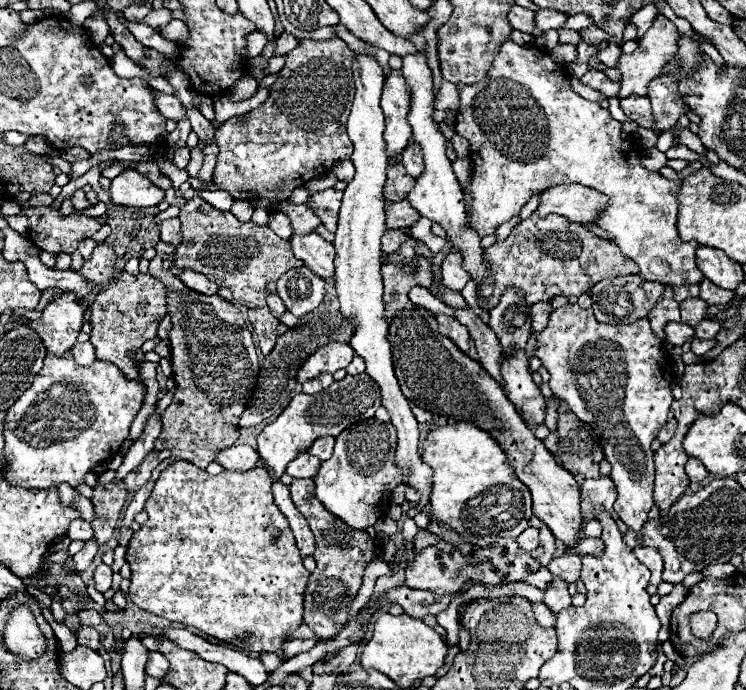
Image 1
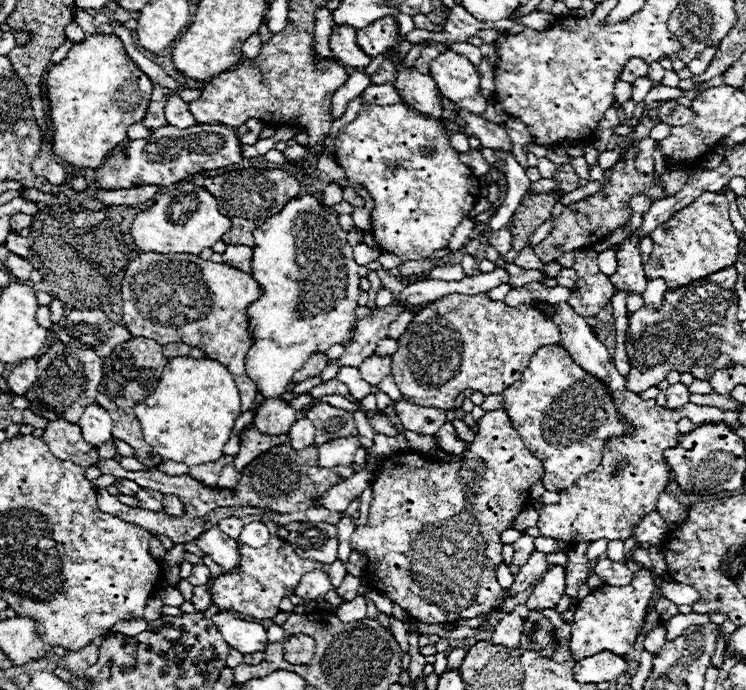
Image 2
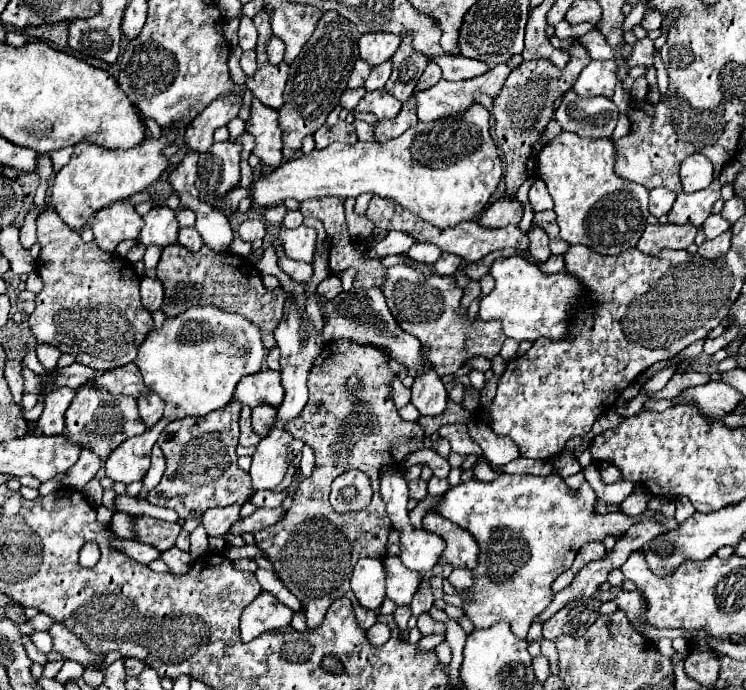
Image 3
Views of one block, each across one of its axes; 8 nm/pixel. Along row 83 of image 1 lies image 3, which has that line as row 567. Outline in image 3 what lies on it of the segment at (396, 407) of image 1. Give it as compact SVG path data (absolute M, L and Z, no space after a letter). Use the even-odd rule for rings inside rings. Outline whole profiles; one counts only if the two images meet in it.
M362 558L356 562L352 572L352 592L360 606L368 610L378 610L386 598L386 572L380 560Z

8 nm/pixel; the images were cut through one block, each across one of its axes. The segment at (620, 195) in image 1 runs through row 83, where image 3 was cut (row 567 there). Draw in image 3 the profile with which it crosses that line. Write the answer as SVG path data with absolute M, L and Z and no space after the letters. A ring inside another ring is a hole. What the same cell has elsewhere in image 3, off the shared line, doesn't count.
M502 474L494 482L462 482L460 486L450 488L430 510L468 530L482 548L480 566L476 570L466 570L466 590L472 592L466 596L466 602L470 602L466 606L466 616L476 628L490 628L492 624L506 620L518 638L526 638L534 618L552 602L552 582L572 566L582 544L606 538L606 532L618 524L618 518L612 518L616 514L602 516L594 510L594 490L590 486L572 492L566 482L554 474Z

